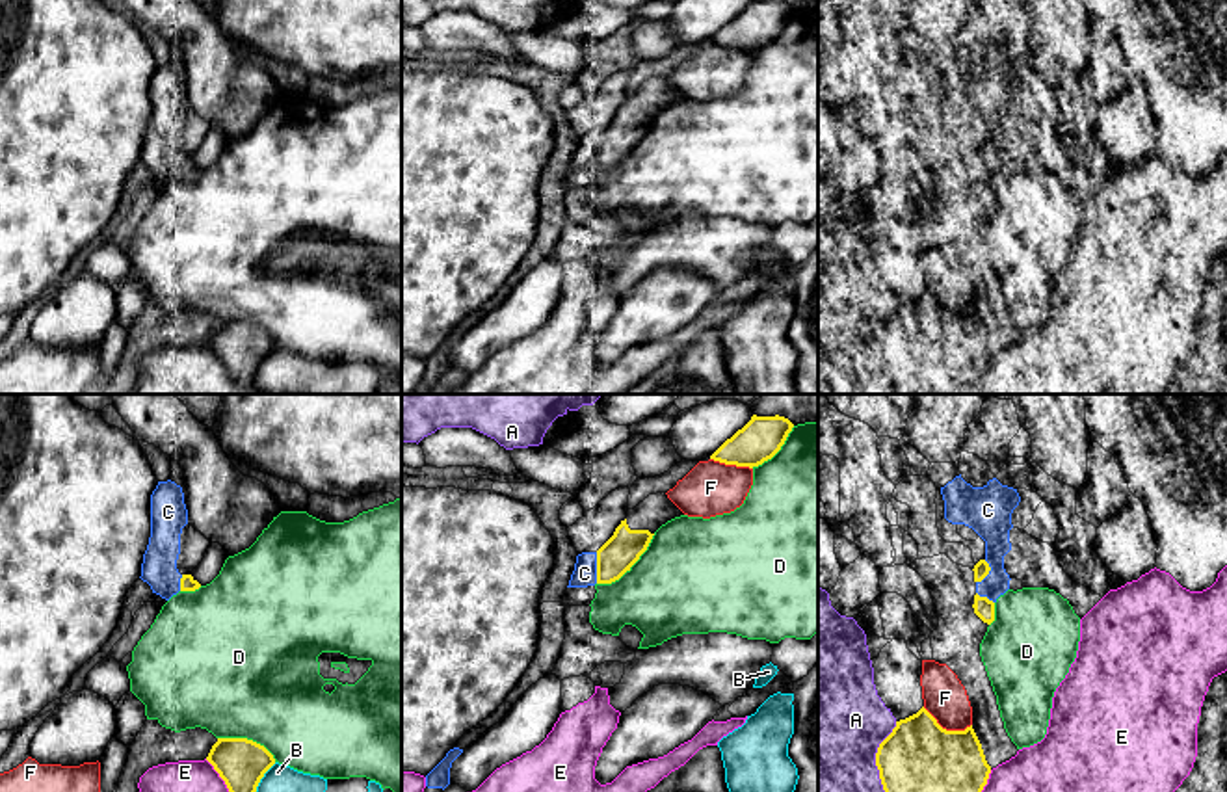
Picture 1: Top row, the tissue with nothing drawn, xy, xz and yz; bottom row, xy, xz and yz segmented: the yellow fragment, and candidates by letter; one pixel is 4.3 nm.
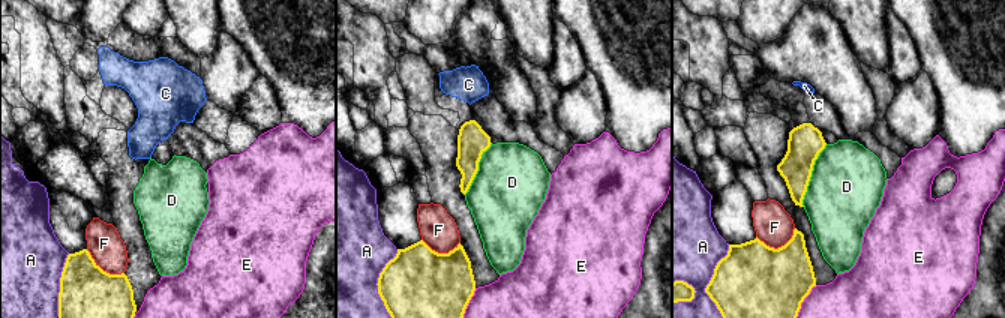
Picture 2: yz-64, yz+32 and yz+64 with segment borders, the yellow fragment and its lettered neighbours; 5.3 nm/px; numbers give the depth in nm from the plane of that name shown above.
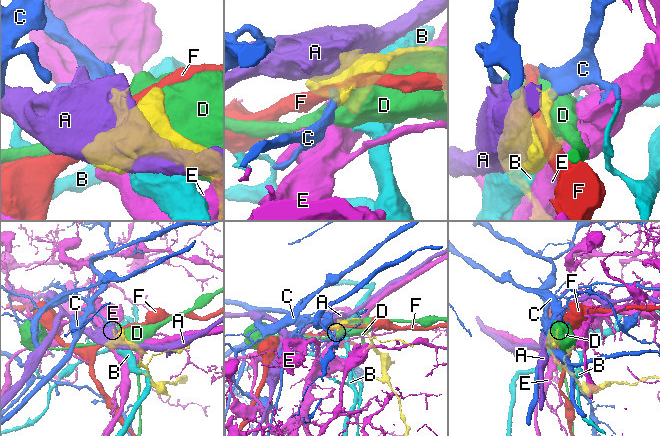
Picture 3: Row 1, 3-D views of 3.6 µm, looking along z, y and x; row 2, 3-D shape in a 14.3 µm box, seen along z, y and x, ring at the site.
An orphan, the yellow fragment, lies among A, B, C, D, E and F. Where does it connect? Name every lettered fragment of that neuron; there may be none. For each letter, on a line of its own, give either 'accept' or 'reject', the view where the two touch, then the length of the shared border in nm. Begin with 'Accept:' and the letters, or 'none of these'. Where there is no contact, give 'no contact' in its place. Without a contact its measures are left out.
Accept: C
A: reject; meets yellow in yz; contact 380 nm long
B: reject; meets yellow in xy; contact 190 nm long
C: accept; meets yellow in xz; contact 140 nm long
D: reject; meets yellow in xz; contact 340 nm long
E: reject; meets yellow in xy; contact 280 nm long
F: reject; meets yellow in yz; contact 240 nm long

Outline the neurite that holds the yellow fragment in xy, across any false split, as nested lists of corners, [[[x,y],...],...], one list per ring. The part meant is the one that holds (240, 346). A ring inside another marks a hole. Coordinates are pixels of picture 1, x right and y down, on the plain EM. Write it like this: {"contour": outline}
{"contour": [[[218,322],[206,344],[225,364],[238,385],[255,385],[255,376],[264,357],[275,348],[273,338],[247,322]]]}

